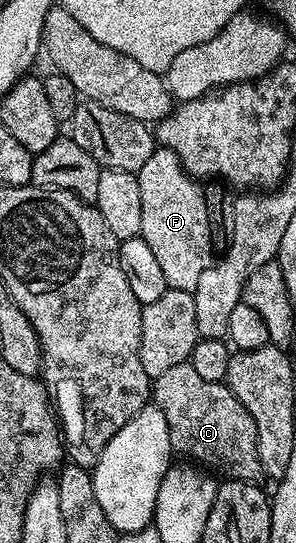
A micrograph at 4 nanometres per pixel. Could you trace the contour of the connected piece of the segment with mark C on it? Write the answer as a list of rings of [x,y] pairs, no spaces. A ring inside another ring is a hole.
[[[186,362],[171,366],[171,370],[155,377],[151,384],[151,400],[163,410],[163,418],[167,418],[174,453],[190,456],[193,459],[190,461],[225,480],[257,482],[262,479],[255,422],[228,384],[203,382],[202,376]]]

